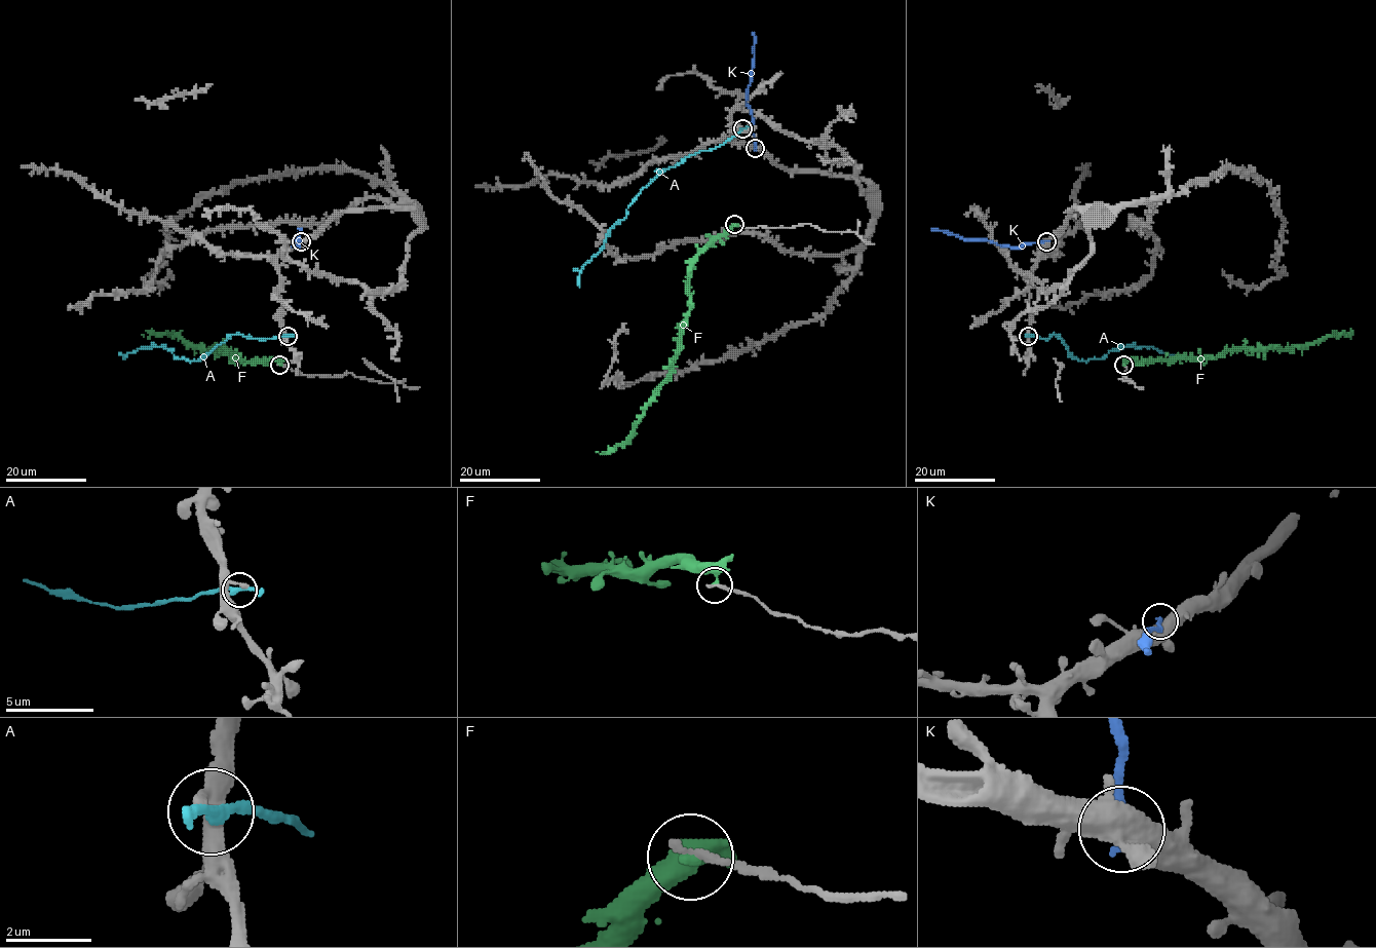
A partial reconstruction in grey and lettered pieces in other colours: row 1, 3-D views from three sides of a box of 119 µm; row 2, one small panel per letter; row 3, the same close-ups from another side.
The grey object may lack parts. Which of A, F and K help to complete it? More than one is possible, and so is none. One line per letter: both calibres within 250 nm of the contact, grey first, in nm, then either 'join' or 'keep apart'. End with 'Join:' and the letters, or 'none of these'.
A: calibres 240 and 240 nm; keep apart
F: calibres 200 and 260 nm; keep apart
K: calibres 550 and 280 nm; keep apart
Join: none of these

